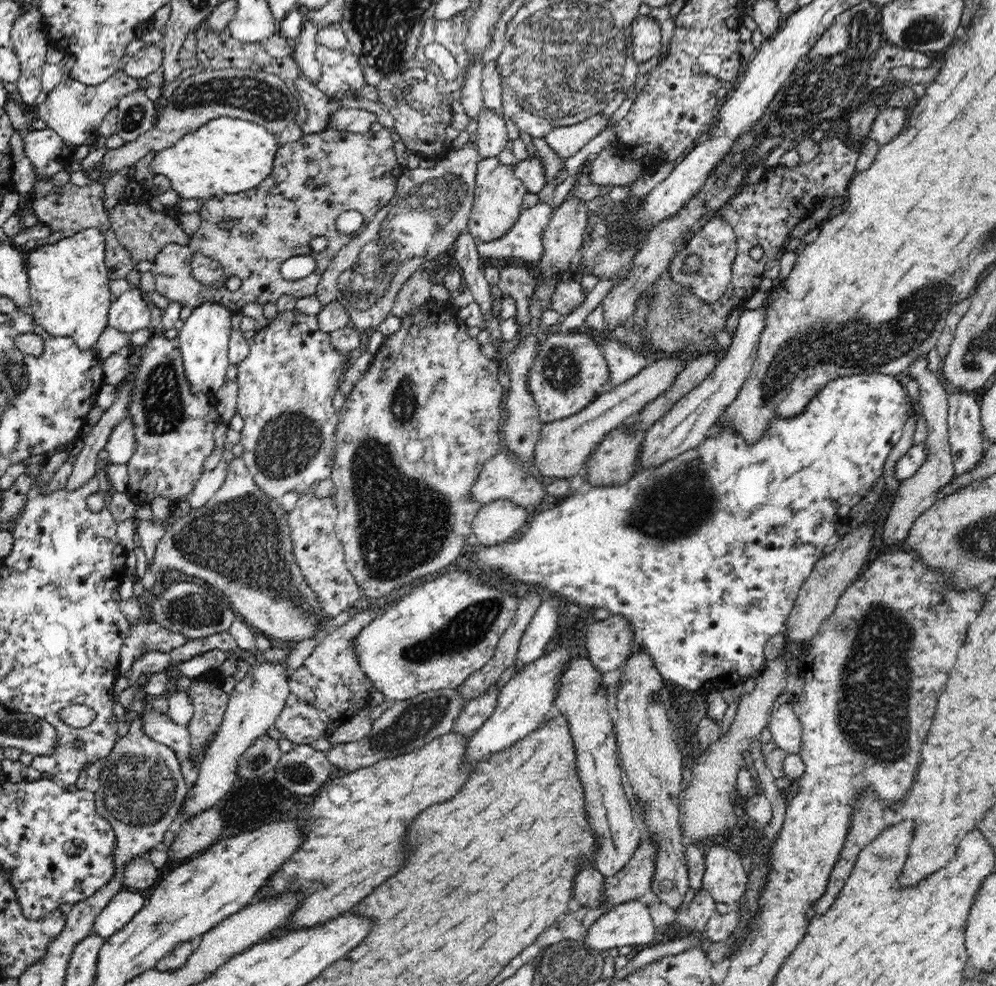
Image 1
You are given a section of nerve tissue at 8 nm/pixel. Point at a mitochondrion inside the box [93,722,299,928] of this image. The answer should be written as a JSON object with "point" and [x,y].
{"point":[139,792]}

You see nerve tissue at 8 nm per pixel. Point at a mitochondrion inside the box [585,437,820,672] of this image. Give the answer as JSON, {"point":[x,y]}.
{"point":[679,503]}

